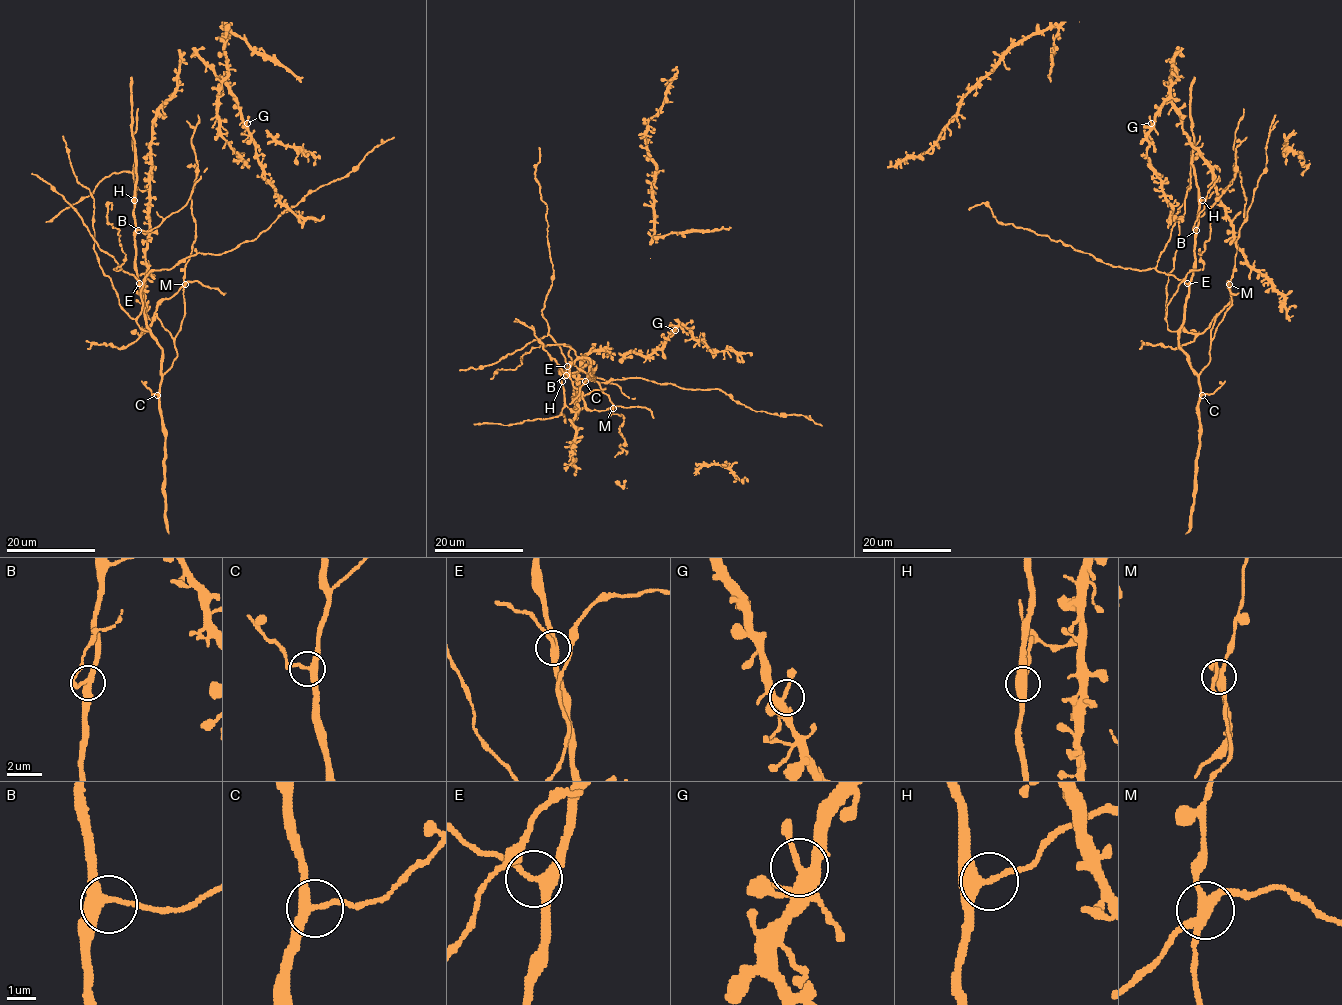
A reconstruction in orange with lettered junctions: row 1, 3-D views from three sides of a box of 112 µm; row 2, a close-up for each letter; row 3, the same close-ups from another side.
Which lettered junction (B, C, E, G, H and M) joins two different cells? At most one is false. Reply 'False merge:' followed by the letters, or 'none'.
False merge: M

